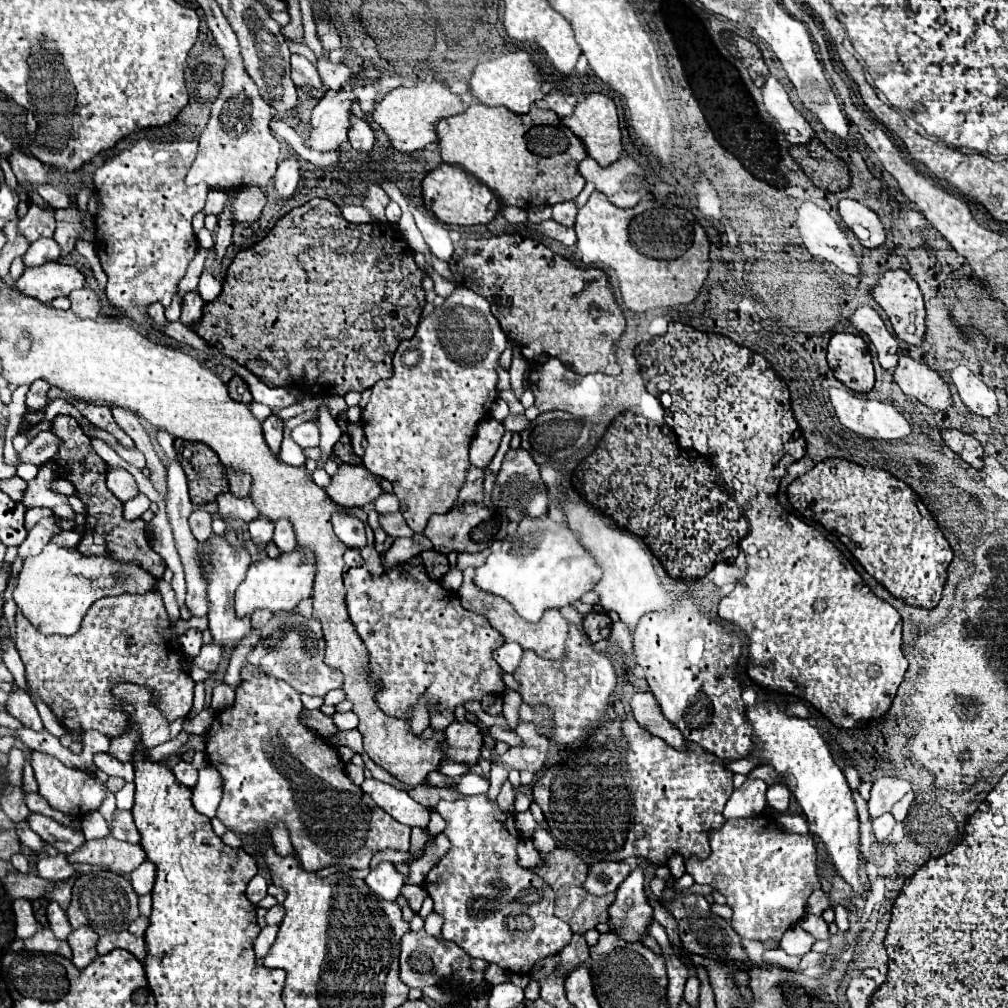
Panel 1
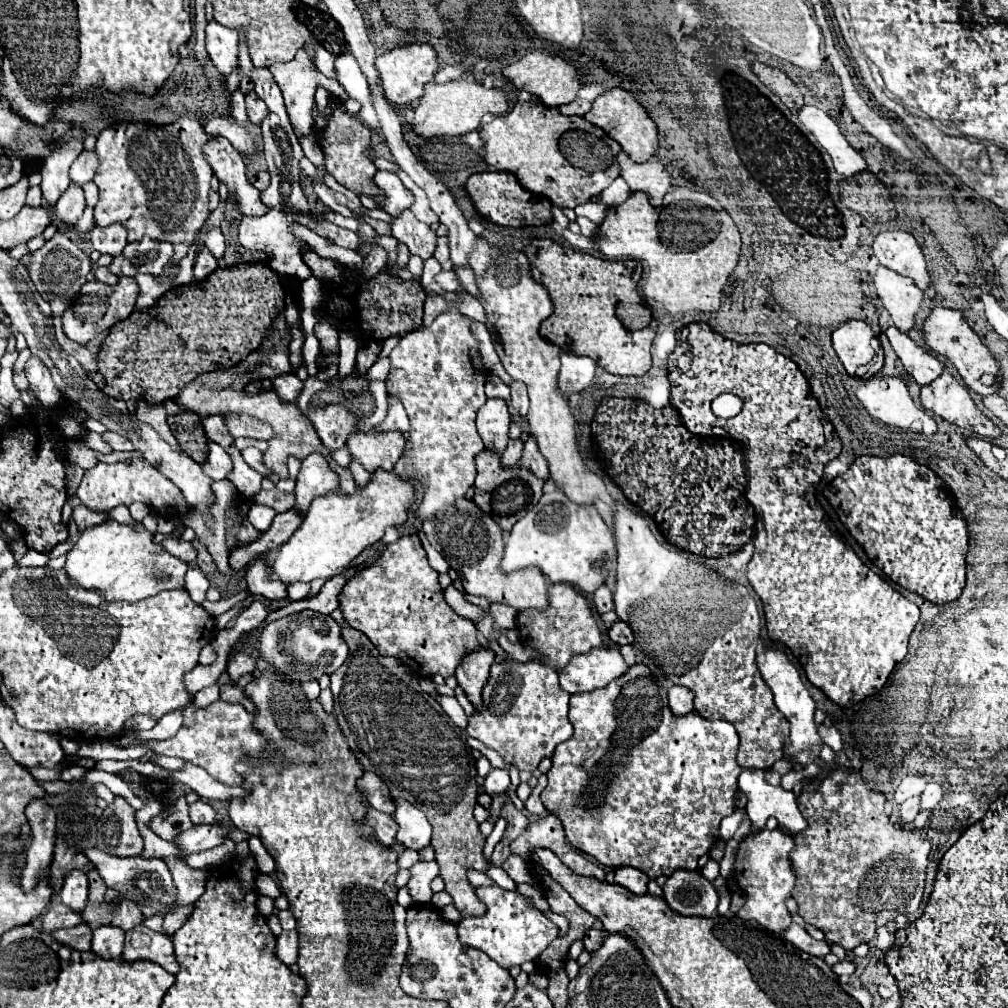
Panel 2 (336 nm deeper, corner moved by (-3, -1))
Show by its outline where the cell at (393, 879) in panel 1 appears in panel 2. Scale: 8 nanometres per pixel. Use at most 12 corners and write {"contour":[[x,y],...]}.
{"contour":[[395,801],[397,843],[421,851],[431,845],[425,813]]}

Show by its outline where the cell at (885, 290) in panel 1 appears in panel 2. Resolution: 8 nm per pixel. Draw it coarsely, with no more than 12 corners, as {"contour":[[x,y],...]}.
{"contour":[[933,301],[921,335],[979,395],[997,361],[959,311]]}

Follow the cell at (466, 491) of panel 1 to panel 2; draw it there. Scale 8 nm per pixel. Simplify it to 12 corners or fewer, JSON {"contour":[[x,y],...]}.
{"contour":[[509,441],[507,449],[501,455],[503,467],[515,467],[523,441]]}

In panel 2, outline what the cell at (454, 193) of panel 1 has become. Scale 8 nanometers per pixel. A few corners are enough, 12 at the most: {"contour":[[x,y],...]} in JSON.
{"contour":[[475,173],[465,191],[501,227],[545,225],[551,203],[515,175]]}

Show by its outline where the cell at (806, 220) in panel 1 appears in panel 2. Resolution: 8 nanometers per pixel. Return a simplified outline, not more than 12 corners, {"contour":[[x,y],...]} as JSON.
{"contour":[[879,265],[873,283],[903,333],[913,327],[923,291]]}

